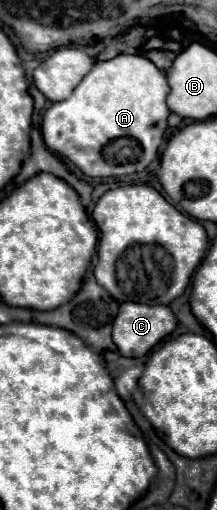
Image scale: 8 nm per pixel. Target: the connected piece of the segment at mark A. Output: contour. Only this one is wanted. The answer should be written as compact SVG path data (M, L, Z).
M118 54L112 60L96 62L92 70L82 78L72 96L64 102L54 102L42 120L42 136L46 146L52 152L66 156L74 162L86 176L102 178L102 176L124 176L142 172L156 156L164 138L164 130L168 128L166 118L170 114L166 106L166 96L170 86L160 68L156 68L144 56L126 56Z

